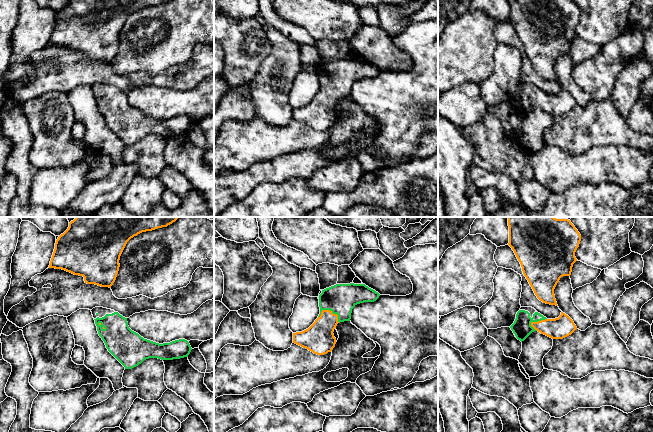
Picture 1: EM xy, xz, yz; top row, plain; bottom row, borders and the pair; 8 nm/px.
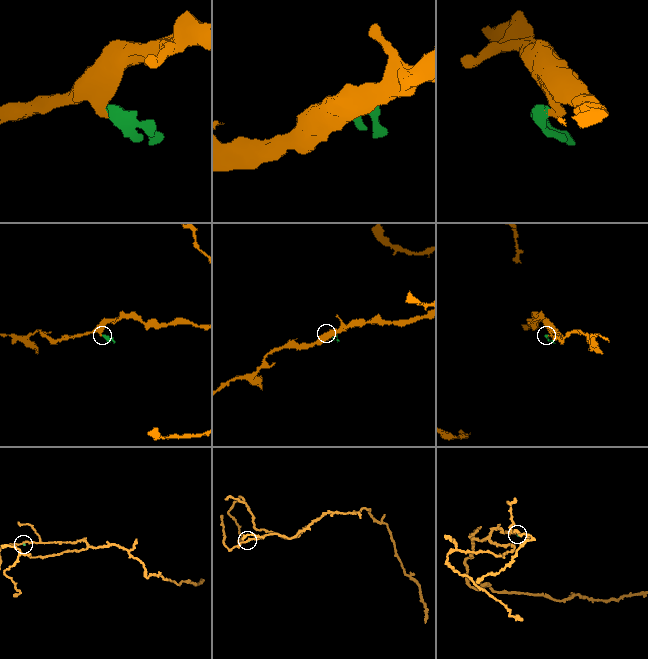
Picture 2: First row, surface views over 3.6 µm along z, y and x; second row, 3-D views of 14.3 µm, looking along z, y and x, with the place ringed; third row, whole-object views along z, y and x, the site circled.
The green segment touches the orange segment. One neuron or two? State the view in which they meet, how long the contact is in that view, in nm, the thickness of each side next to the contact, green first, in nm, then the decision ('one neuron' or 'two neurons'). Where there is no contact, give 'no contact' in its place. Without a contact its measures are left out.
contact in xz; length 180 nm; calibres 240 and 240 nm; one neuron

